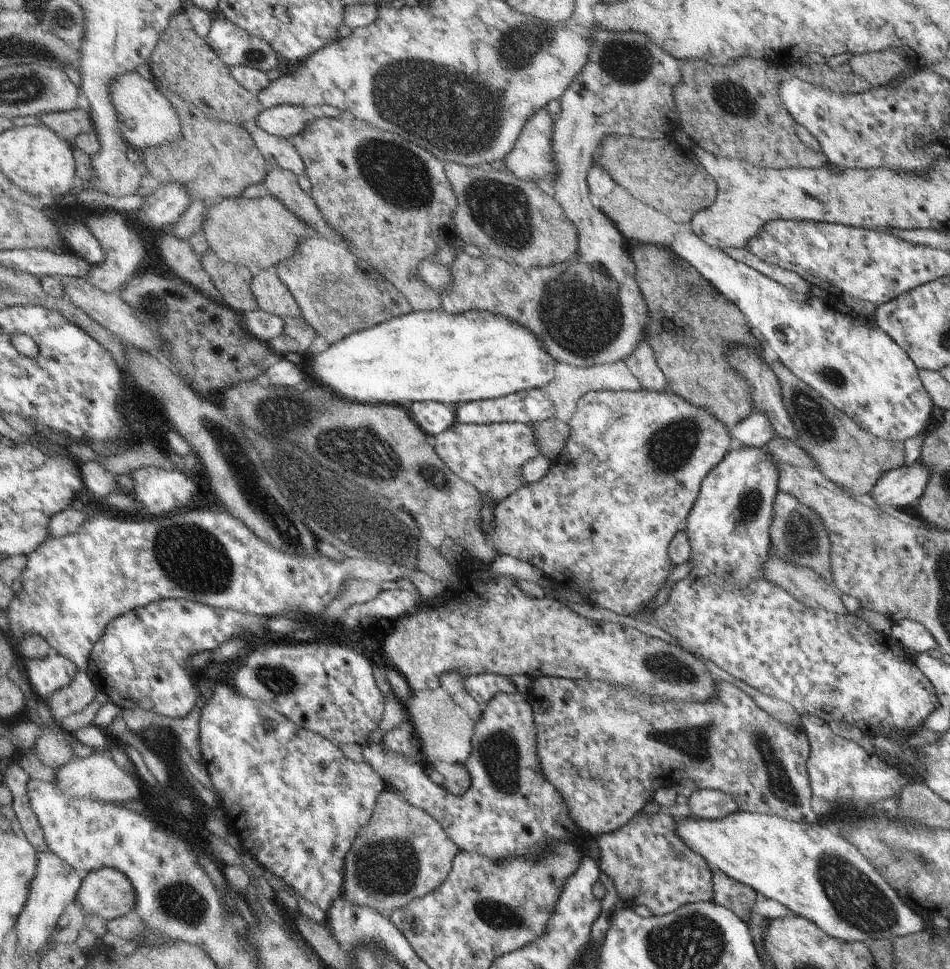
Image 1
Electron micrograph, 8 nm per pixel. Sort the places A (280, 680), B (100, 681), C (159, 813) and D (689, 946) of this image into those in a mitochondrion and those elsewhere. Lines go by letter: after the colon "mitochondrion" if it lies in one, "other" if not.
A: mitochondrion
B: other
C: other
D: mitochondrion

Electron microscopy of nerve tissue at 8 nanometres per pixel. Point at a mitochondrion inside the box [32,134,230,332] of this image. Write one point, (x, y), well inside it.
(151, 306)

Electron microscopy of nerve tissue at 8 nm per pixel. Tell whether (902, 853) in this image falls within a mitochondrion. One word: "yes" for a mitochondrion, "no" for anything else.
yes

